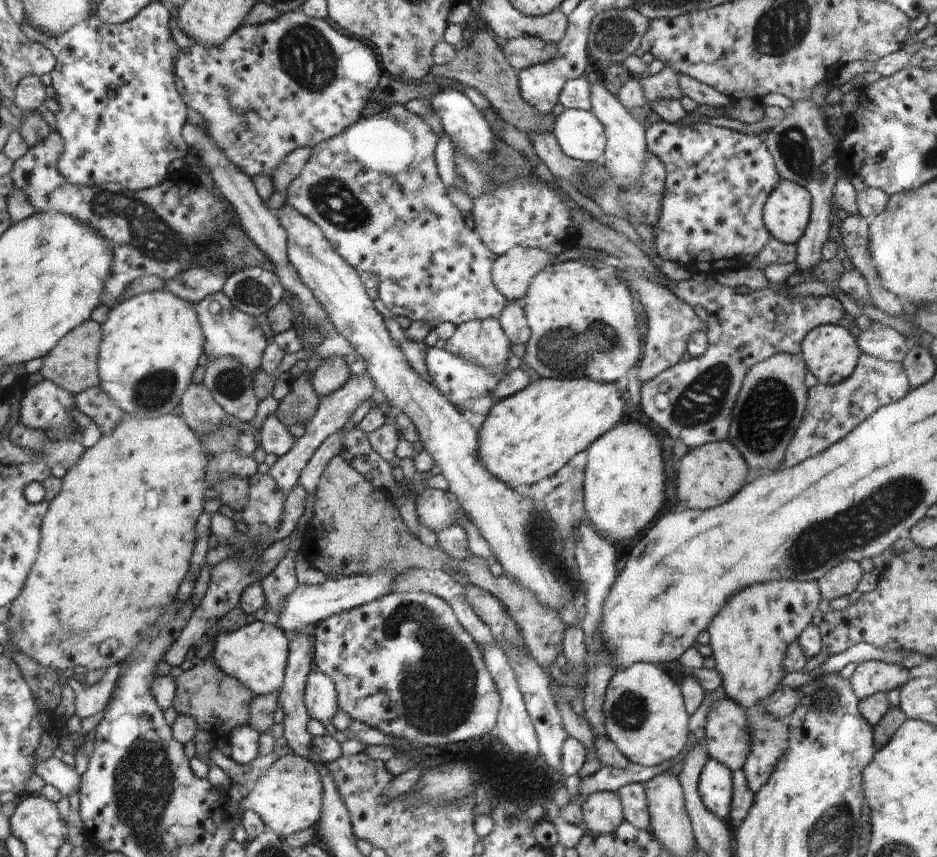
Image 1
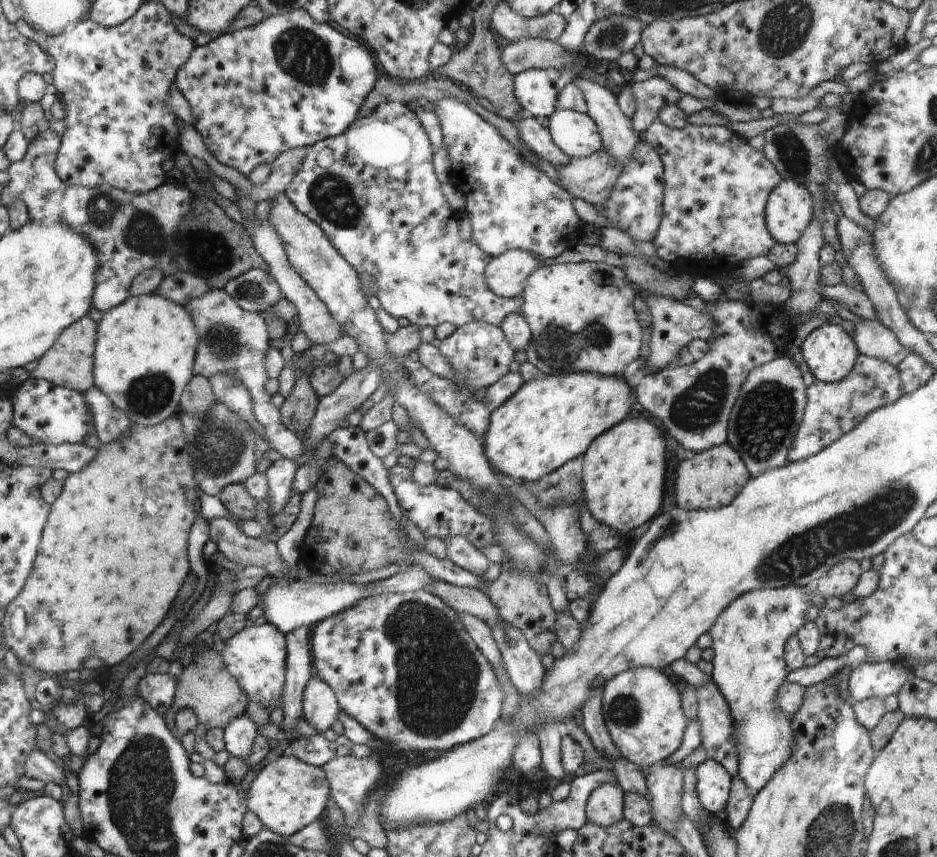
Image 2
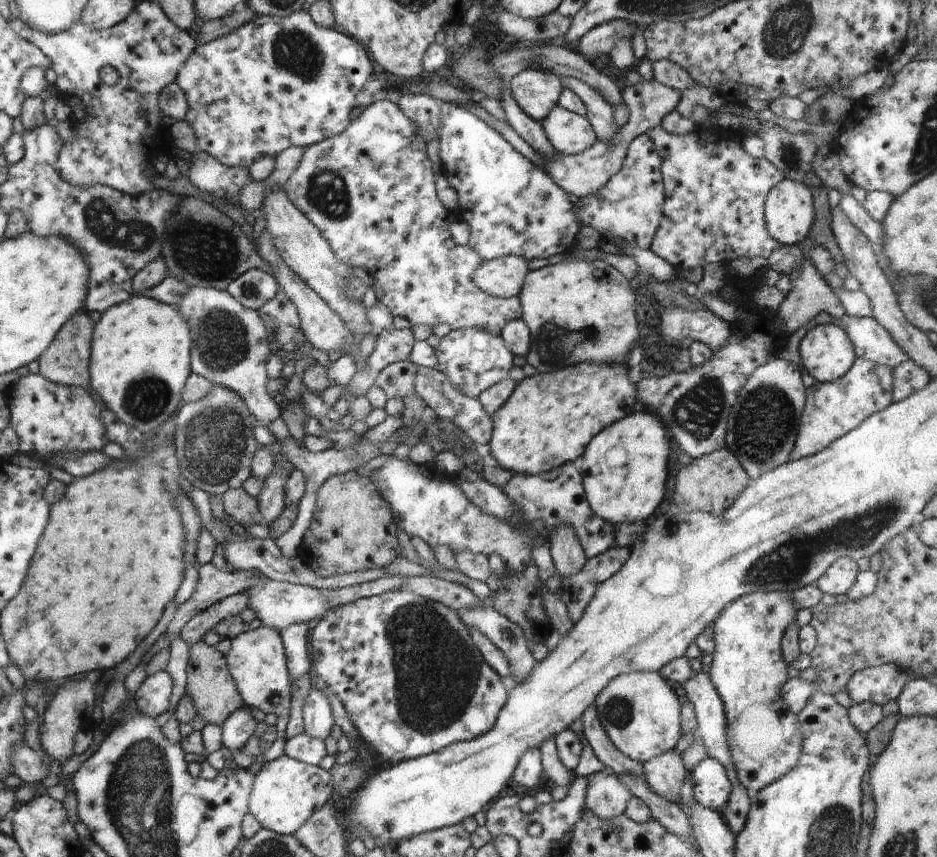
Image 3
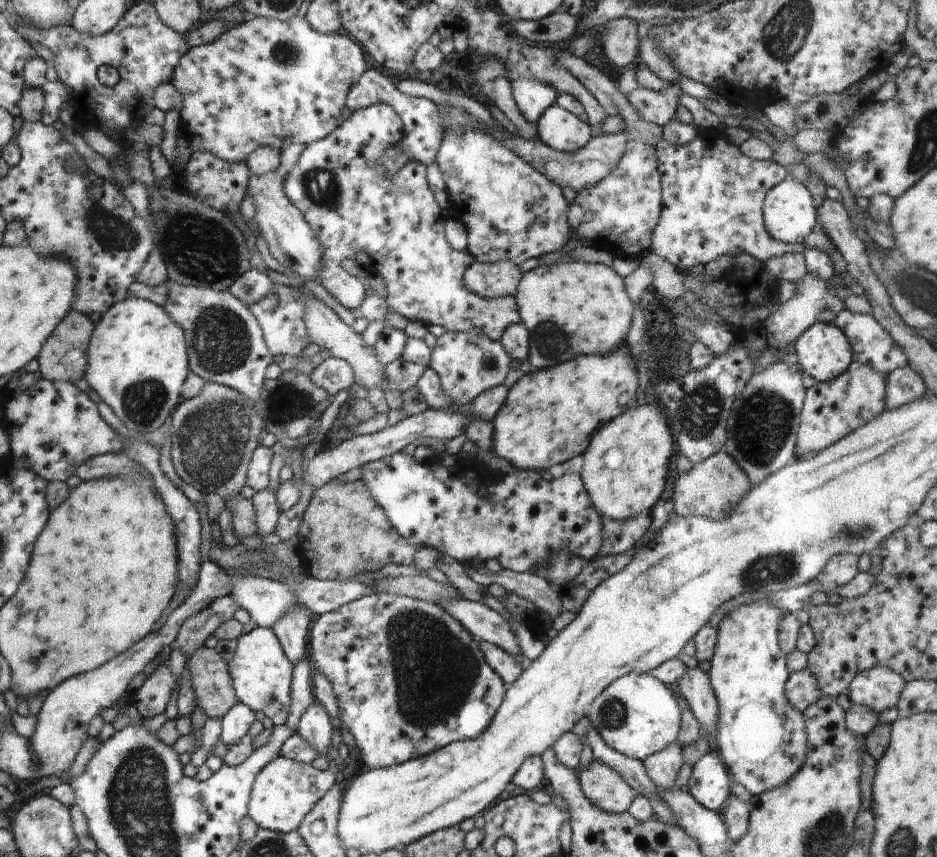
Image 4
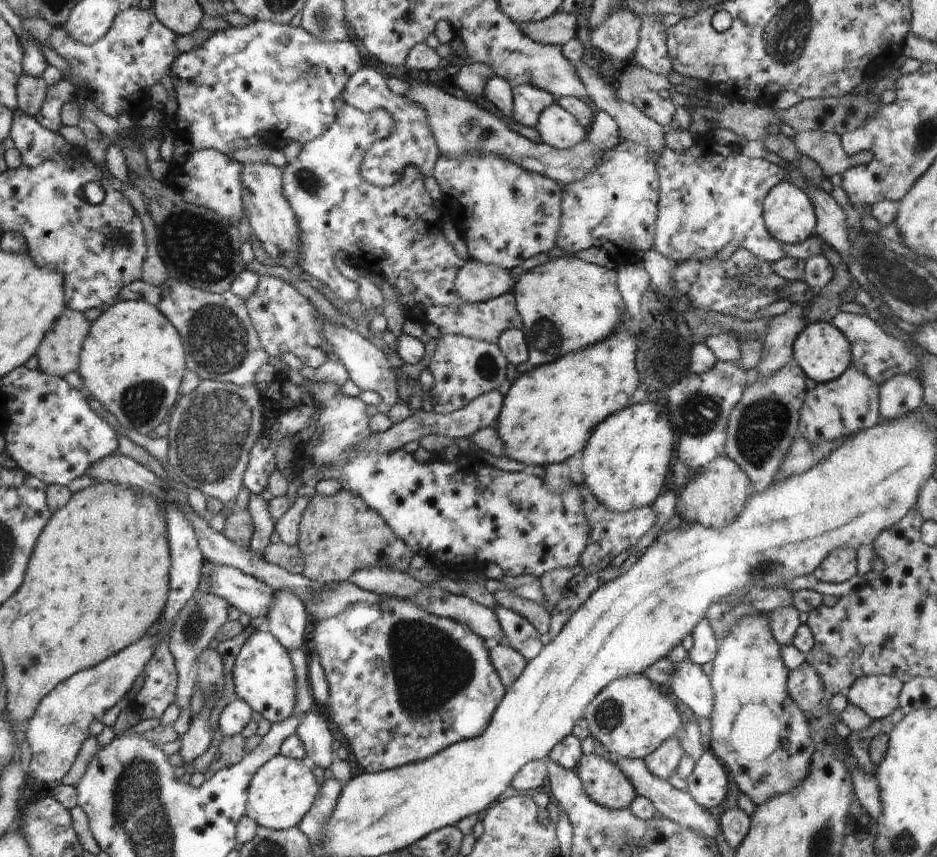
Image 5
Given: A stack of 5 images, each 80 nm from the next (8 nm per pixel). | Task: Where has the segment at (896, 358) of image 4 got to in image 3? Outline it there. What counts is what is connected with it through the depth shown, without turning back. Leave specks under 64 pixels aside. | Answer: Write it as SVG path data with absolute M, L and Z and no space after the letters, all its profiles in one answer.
M845 315L841 327L854 346L855 356L893 370L907 359L890 334L873 317Z

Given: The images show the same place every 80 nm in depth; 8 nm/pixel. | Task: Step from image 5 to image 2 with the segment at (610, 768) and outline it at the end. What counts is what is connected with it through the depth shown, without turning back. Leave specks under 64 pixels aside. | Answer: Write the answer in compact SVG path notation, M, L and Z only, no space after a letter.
M616 783L599 784L585 804L587 820L603 827L622 820L624 795L625 791Z

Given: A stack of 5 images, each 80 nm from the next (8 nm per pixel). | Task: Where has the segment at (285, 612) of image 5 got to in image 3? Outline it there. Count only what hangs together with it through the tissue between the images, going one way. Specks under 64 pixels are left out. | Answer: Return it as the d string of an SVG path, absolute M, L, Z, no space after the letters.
M304 622L290 624L290 627L282 629L279 634L283 641L288 673L291 684L309 672L311 668L308 653L309 626Z

